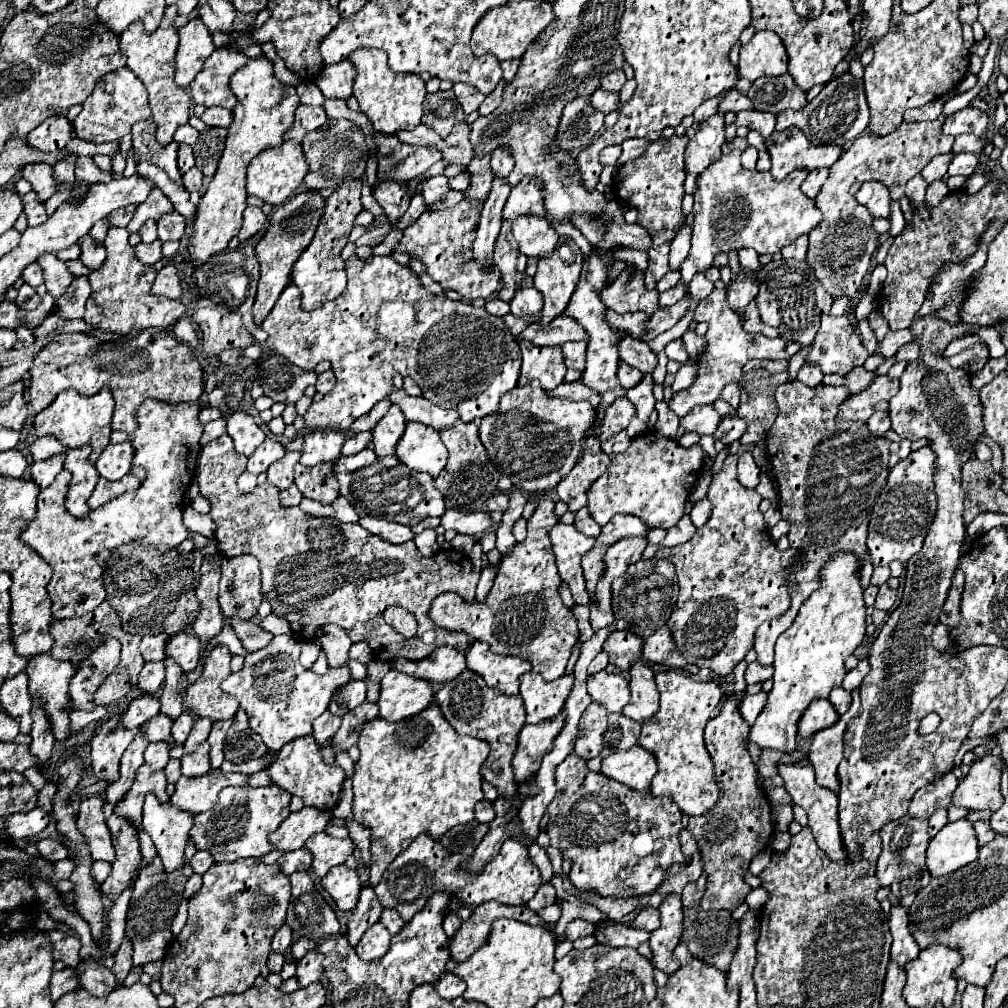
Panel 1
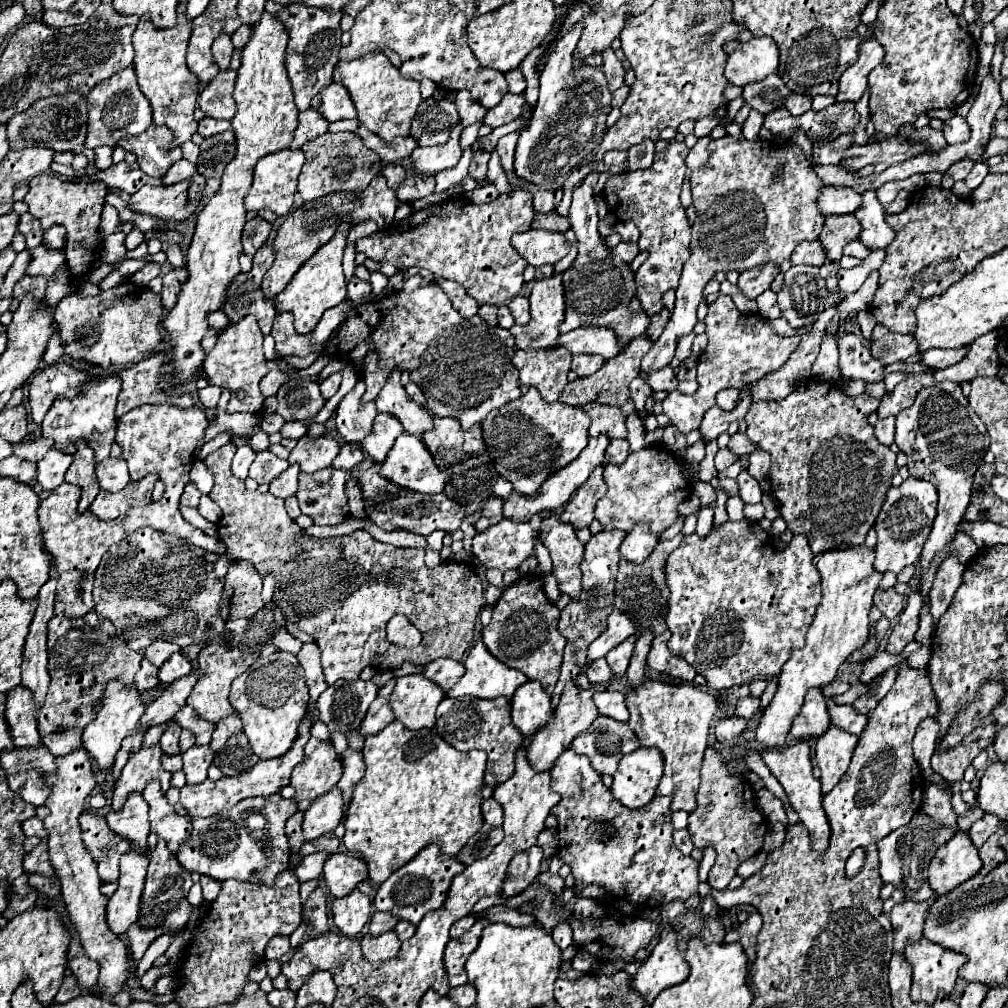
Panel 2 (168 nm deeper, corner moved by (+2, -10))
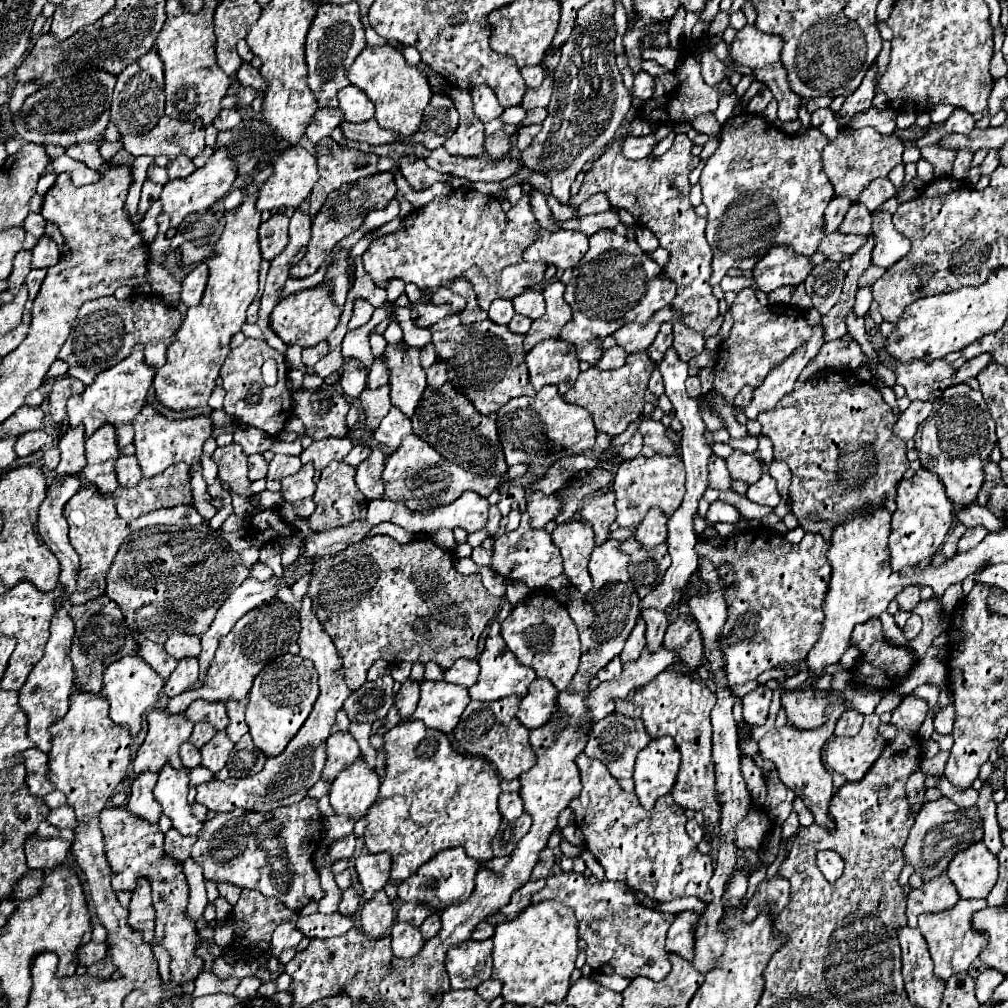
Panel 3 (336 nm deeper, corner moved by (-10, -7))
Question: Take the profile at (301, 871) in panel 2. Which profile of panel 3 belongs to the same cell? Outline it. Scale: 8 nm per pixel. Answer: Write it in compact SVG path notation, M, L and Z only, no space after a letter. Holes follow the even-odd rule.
M347 836L345 840L337 840L329 846L329 856L331 860L343 860L343 858L351 858L355 850L355 836Z

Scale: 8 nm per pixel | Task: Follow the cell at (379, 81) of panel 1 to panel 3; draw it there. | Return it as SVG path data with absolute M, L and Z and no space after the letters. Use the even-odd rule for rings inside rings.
M389 44L365 46L361 56L357 56L357 60L351 64L347 78L375 104L375 120L381 128L393 130L401 136L411 136L419 130L423 110L429 104L433 90L429 86L429 80L415 66L409 66L397 48Z

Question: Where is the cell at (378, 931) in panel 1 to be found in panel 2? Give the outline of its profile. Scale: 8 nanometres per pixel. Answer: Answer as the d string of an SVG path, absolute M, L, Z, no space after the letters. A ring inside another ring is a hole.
M387 931L379 937L367 933L361 939L361 947L363 947L363 955L367 961L385 961L385 959L393 959L397 955L401 941L397 939L397 935L393 931Z

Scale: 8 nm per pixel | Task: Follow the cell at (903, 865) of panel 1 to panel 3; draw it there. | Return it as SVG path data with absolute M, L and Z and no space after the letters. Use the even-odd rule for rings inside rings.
M943 796L937 802L923 804L909 832L909 838L901 850L905 856L905 864L911 864L913 870L923 878L923 882L931 882L945 872L949 860L957 852L965 850L973 842L979 842L981 836L983 836L983 824L977 808L965 812L963 808L957 808L949 798Z

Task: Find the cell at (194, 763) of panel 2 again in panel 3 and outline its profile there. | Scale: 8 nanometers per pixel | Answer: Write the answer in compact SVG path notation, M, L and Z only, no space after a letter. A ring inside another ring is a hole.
M217 732L215 738L201 748L201 764L209 768L213 774L217 774L225 766L231 748L233 748L233 742L227 738L227 734Z

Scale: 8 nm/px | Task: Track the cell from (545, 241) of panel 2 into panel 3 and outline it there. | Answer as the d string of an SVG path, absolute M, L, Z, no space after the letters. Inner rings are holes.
M543 230L537 240L525 248L523 258L527 262L545 262L557 268L573 268L587 252L589 242L583 232L577 230Z

